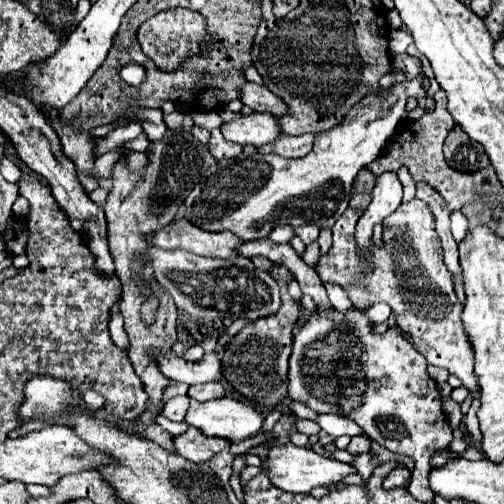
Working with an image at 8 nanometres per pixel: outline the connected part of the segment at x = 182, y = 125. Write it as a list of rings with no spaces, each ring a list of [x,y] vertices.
[[[174,111],[174,113],[166,115],[164,121],[166,121],[166,125],[168,125],[170,129],[174,129],[174,131],[180,131],[180,129],[192,129],[192,125],[194,125],[194,123],[190,121],[190,115],[180,113],[180,111]]]

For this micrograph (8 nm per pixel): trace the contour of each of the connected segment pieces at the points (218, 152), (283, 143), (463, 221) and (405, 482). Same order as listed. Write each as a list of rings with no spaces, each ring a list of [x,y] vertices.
[[[212,129],[212,139],[210,139],[208,147],[210,147],[210,153],[212,153],[216,159],[230,159],[230,157],[242,155],[242,145],[226,141],[226,139],[222,137],[222,131],[220,131],[220,129]]]
[[[312,133],[298,135],[298,137],[286,135],[286,137],[280,137],[278,143],[260,147],[258,151],[262,151],[262,153],[278,153],[282,157],[302,157],[312,149],[312,141],[314,141]]]
[[[460,211],[454,213],[452,215],[452,235],[454,235],[456,243],[462,241],[462,237],[466,235],[466,229],[468,229],[468,219]]]
[[[396,463],[396,467],[384,477],[382,481],[382,489],[398,489],[398,487],[408,487],[412,481],[412,471],[402,465],[402,463]]]

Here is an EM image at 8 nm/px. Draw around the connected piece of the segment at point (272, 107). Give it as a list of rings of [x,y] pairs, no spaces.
[[[246,83],[242,87],[242,103],[260,113],[272,113],[274,117],[286,117],[288,113],[284,101],[276,93],[270,93],[270,89],[256,83]]]

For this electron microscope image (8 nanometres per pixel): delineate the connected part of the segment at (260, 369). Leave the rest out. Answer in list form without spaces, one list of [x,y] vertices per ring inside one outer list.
[[[278,265],[270,273],[282,289],[282,309],[274,315],[250,323],[232,339],[226,353],[222,355],[222,373],[240,395],[252,399],[258,405],[274,407],[286,397],[288,357],[292,353],[292,331],[300,313],[300,303],[294,301],[286,291],[286,283],[292,277],[292,273],[286,267]]]

